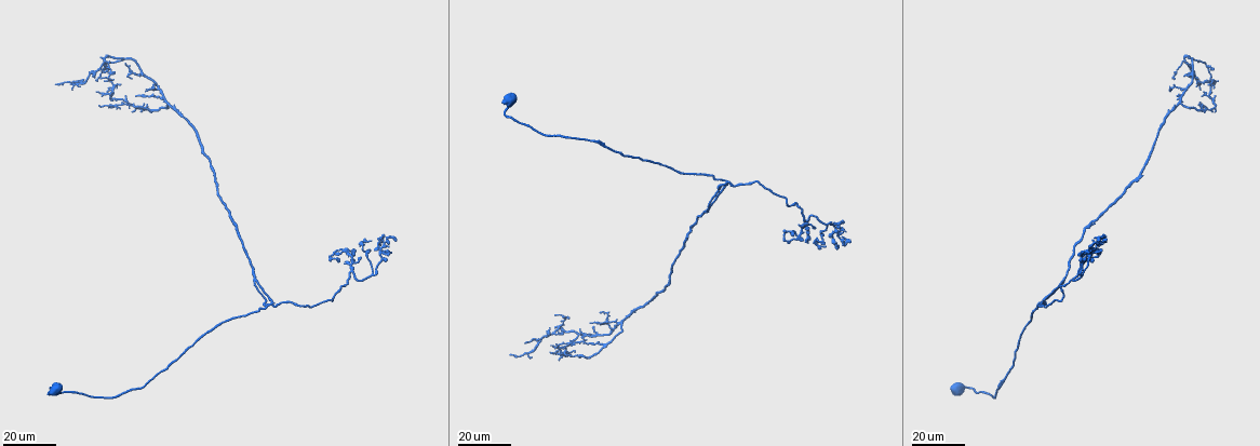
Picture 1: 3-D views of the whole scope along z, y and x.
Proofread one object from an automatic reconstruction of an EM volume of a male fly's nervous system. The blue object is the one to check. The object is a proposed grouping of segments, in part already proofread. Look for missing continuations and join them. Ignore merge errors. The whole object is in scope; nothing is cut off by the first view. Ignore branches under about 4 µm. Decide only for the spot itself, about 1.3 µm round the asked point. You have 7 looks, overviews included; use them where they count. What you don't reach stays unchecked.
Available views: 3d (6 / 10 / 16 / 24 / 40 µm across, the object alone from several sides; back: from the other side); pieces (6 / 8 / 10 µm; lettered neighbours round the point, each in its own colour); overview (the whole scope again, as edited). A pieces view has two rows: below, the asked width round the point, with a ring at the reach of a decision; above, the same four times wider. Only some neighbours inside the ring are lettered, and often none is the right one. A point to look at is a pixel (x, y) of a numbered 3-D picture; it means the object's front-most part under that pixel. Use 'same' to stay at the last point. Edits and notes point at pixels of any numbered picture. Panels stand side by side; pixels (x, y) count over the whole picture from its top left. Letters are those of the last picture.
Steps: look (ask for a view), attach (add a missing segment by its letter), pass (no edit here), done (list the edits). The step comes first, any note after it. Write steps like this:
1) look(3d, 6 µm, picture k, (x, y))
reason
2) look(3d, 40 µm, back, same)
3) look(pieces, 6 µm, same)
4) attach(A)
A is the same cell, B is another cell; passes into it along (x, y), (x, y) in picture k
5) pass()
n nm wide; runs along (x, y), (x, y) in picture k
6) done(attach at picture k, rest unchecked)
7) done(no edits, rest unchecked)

look(3d, 16 µm, picture 1, (369, 240))

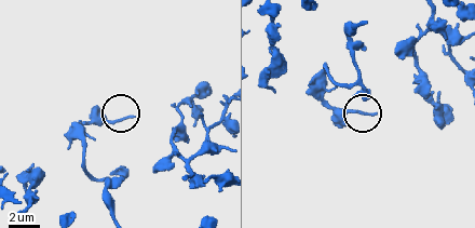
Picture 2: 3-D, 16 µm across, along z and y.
look(pieces, 6 µm, picture 2, (373, 117))

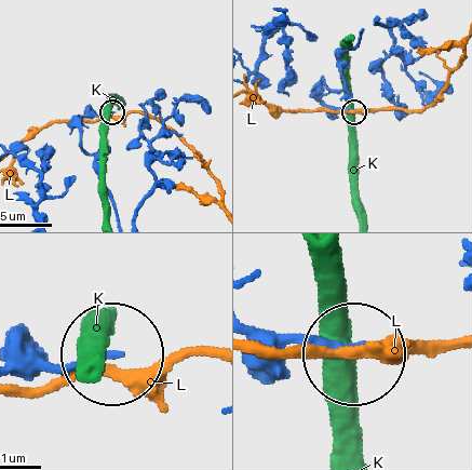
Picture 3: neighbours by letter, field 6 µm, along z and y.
pass()
150 nm wide; K and L are other cells; runs along (260, 328), (350, 349) in picture 3; no lettered segment goes on from it

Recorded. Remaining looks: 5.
look(3d, 24 µm, picture 1, (814, 229))
free end

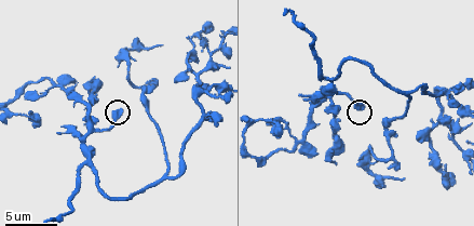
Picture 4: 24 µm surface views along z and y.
look(3d, 6 µm, picture 4, (121, 111))

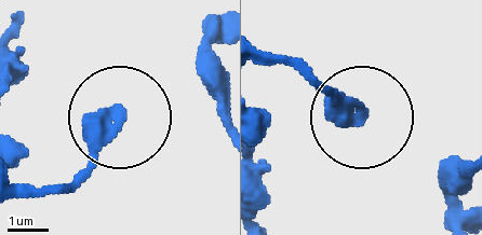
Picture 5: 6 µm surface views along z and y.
look(pieces, 8 µm, picture 5, (116, 110))

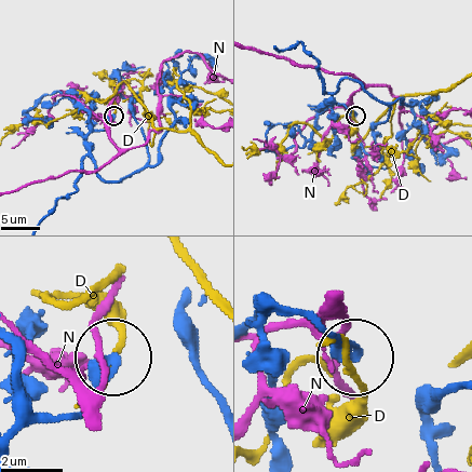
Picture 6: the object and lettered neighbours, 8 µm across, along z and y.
pass()
380 nm wide; D and N are other cells; runs along (22, 430), (76, 413), (112, 361) in picture 6; no lettered segment goes on from it

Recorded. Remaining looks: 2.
look(pieces, 10 µm, picture 4, (25, 96))
an open end

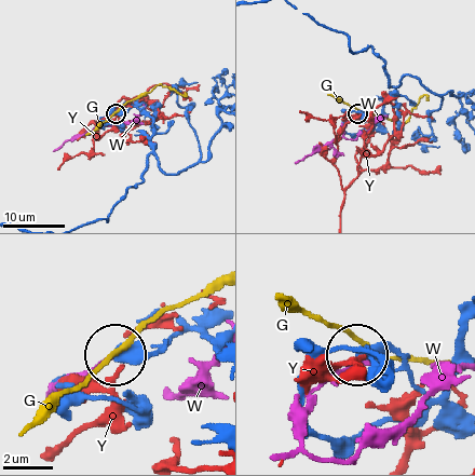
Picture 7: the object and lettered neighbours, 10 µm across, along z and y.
pass()
G, W and Y are other cells; none of them fits

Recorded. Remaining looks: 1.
done(no edits, rest unchecked)

